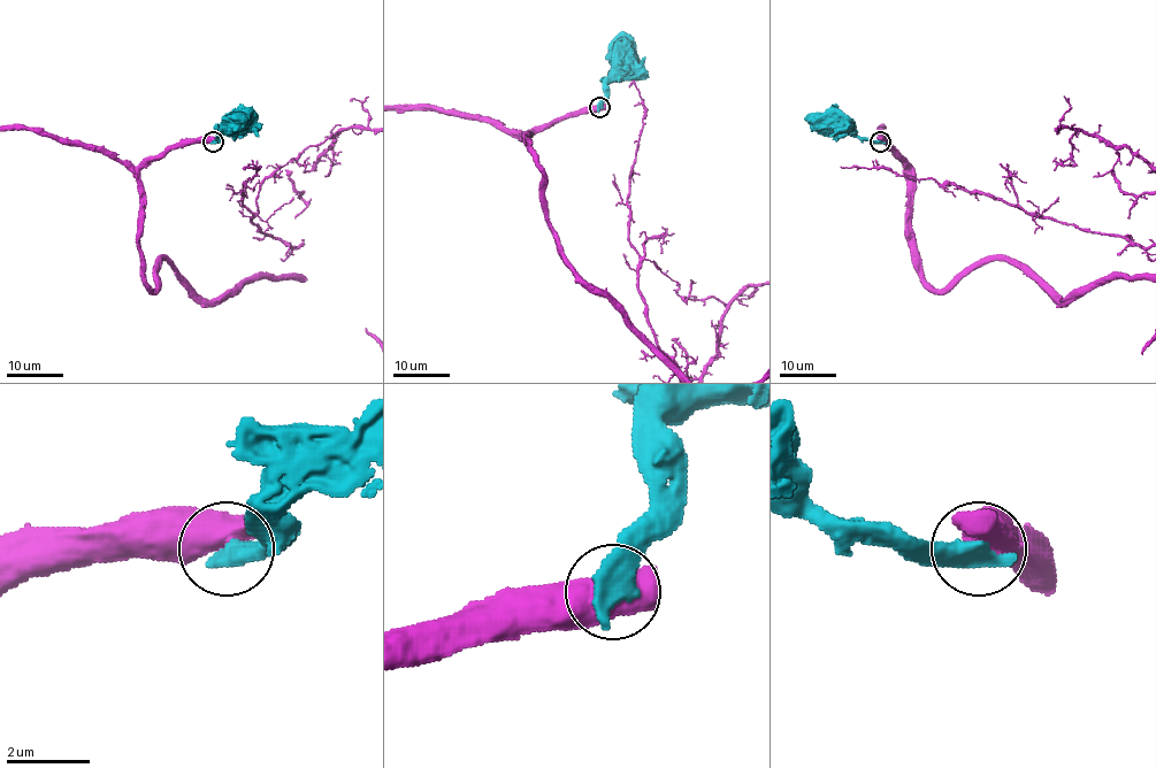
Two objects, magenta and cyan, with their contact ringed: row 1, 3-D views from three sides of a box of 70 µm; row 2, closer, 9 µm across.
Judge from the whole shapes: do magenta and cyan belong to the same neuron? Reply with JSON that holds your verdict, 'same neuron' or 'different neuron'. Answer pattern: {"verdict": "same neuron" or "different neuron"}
{"verdict": "different neuron"}

